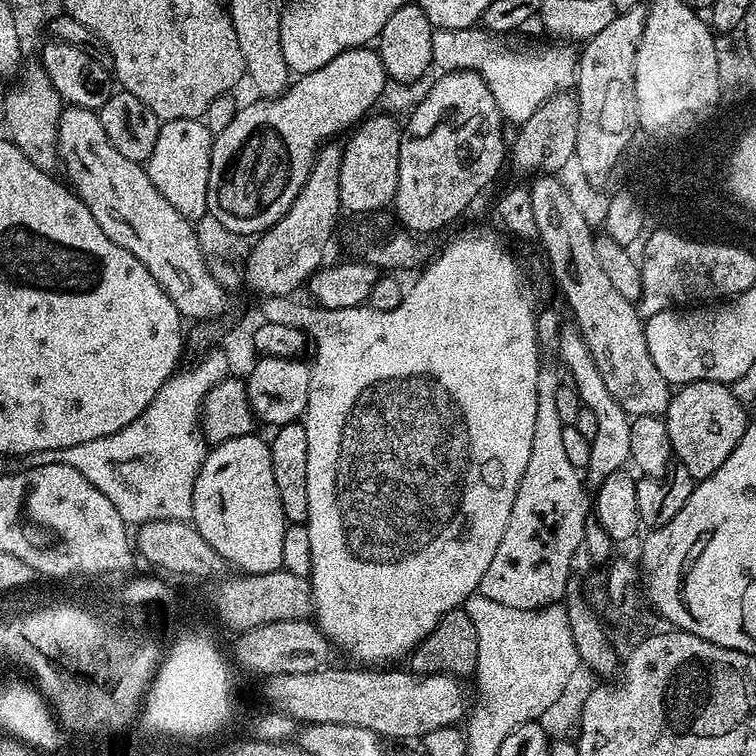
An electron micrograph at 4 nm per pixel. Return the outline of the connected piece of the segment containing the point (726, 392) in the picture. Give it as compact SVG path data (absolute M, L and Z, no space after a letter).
M696 380L692 384L683 385L673 395L666 413L672 454L678 461L679 467L690 470L693 481L705 480L710 474L714 474L714 470L718 470L718 466L722 466L722 462L726 462L726 458L730 458L734 446L738 446L742 434L750 423L750 417L744 412L747 412L745 405L740 404L738 398L732 393L731 387L724 382Z

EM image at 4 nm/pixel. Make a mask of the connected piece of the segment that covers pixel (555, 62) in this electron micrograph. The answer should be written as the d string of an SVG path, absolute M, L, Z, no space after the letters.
M473 26L470 28L437 28L432 33L432 41L434 42L434 50L432 51L432 63L439 69L441 73L446 72L477 72L481 78L486 82L486 86L490 86L490 94L494 94L494 102L498 106L501 117L509 125L516 124L515 126L523 126L526 122L526 118L530 118L530 114L534 114L534 110L538 110L538 106L542 106L542 102L546 102L552 96L557 96L558 93L573 87L576 78L576 69L578 67L578 56L575 51L571 52L571 47L560 46L564 48L515 48L512 44L507 44L507 39L493 38L489 33L481 30L479 27Z

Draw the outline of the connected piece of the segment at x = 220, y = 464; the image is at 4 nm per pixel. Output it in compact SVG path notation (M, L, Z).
M258 436L222 442L205 455L194 482L191 518L202 538L218 550L225 565L233 564L241 573L254 576L283 569L282 534L286 527L278 486L274 486L269 441L259 440Z

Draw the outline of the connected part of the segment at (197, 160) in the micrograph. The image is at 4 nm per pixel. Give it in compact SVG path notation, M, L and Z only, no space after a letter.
M166 120L160 125L158 142L154 142L154 154L146 162L148 177L154 186L158 186L158 194L178 210L187 220L199 222L203 216L209 215L208 187L210 186L210 158L212 157L212 141L214 134L199 120Z

